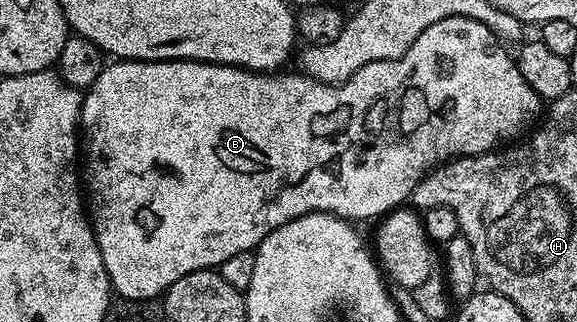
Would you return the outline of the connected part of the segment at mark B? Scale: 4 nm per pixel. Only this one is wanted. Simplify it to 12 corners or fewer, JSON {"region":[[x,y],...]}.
{"region":[[466,16],[336,86],[109,61],[83,91],[113,291],[307,214],[379,219],[542,99]]}

